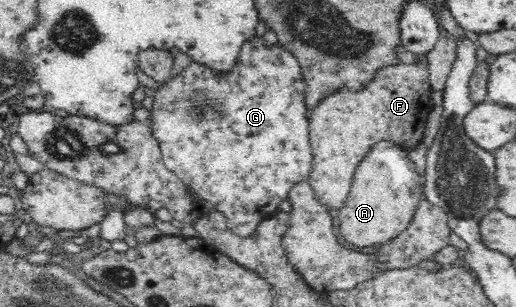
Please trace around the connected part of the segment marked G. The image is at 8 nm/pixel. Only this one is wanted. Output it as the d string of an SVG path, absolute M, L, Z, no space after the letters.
M256 32L249 35L247 39L241 43L239 54L231 63L231 67L227 67L225 71L218 71L218 68L209 67L205 63L191 59L188 65L181 68L179 72L172 72L167 79L161 81L161 85L154 91L149 90L149 94L153 95L153 103L151 103L151 128L150 132L157 145L159 146L160 157L167 169L170 169L187 187L193 189L201 199L214 205L213 210L223 212L228 219L230 228L241 237L253 235L261 223L273 217L278 213L279 203L288 199L290 191L300 183L307 183L311 179L311 171L313 171L313 149L309 143L309 121L307 121L307 103L305 93L308 83L304 78L302 67L294 53L287 47L283 47L277 42L275 45L267 45L265 39L259 37Z

